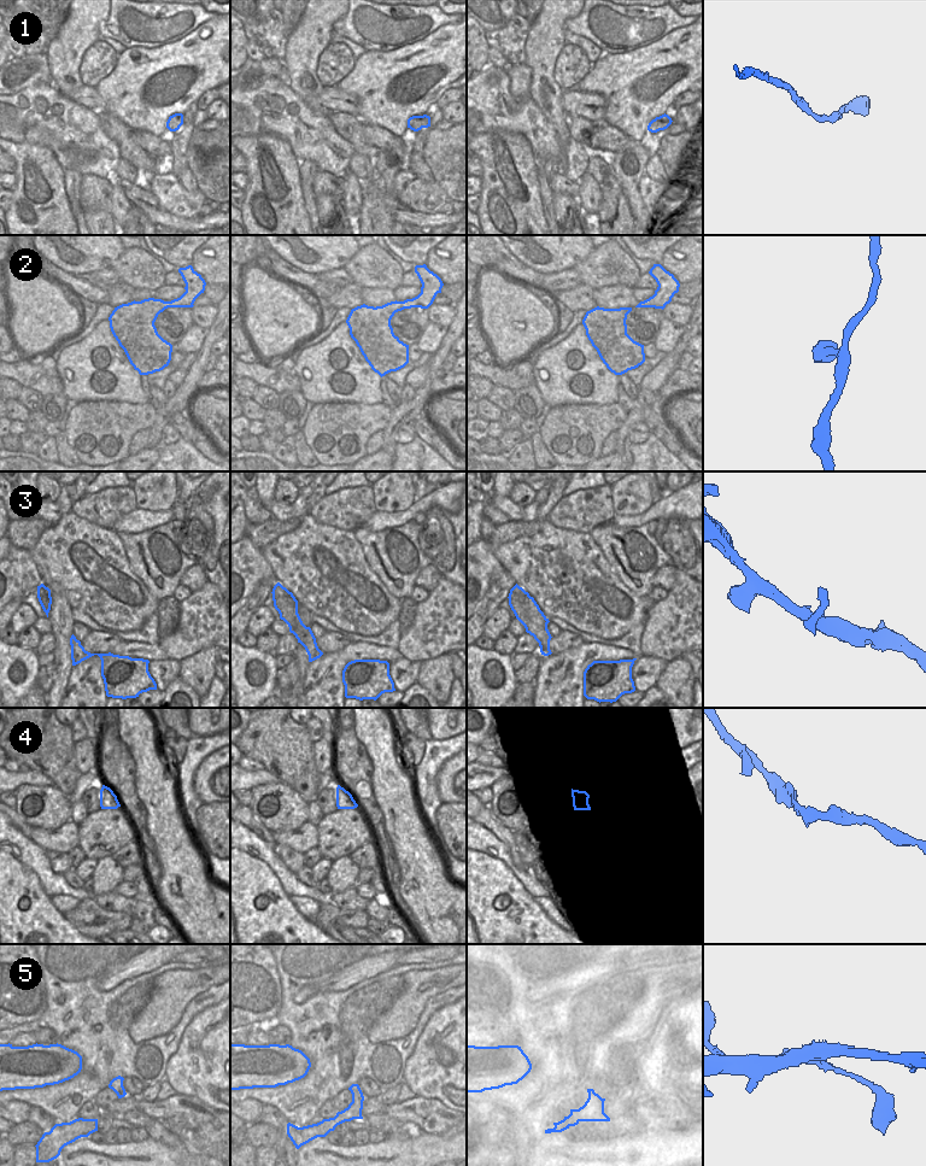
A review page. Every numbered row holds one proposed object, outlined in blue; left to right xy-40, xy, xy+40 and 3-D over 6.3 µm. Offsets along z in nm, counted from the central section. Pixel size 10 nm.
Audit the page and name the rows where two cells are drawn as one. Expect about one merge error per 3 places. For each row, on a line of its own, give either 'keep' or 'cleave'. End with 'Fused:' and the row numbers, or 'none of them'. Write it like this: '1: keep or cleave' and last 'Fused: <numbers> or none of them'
1: keep
2: keep
3: keep
4: keep
5: keep
Fused: none of them

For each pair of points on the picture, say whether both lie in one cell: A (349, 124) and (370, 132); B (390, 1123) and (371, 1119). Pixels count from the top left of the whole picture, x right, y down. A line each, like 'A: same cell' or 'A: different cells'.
A: different cells
B: same cell

